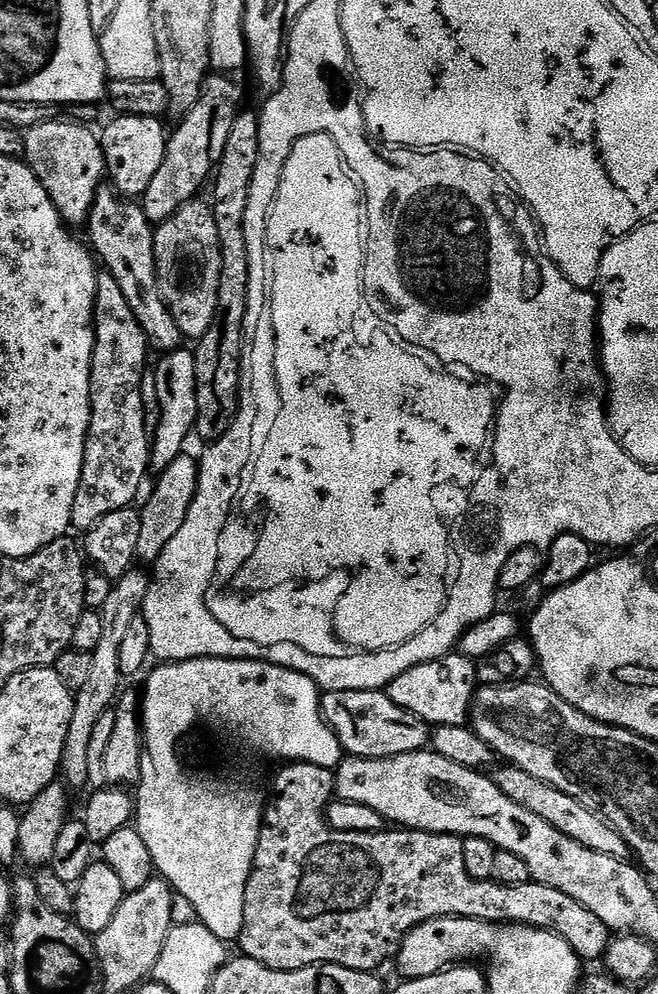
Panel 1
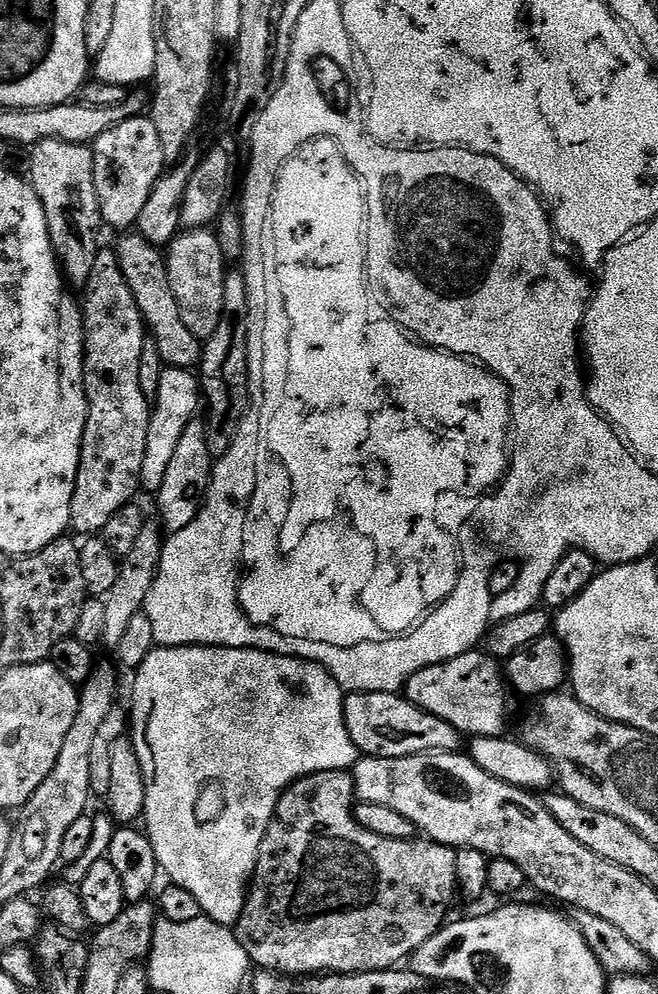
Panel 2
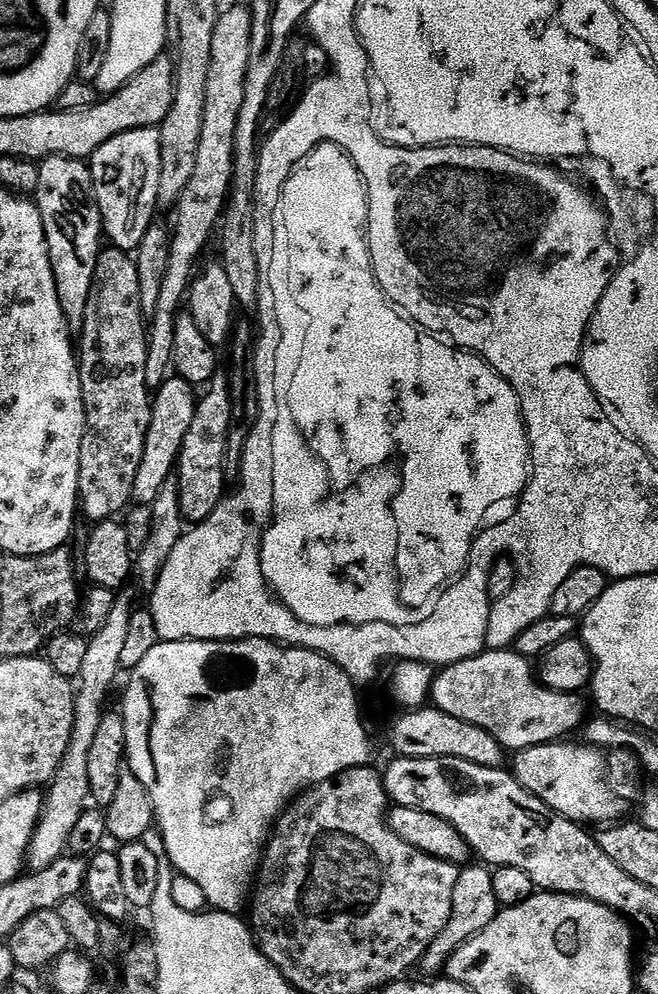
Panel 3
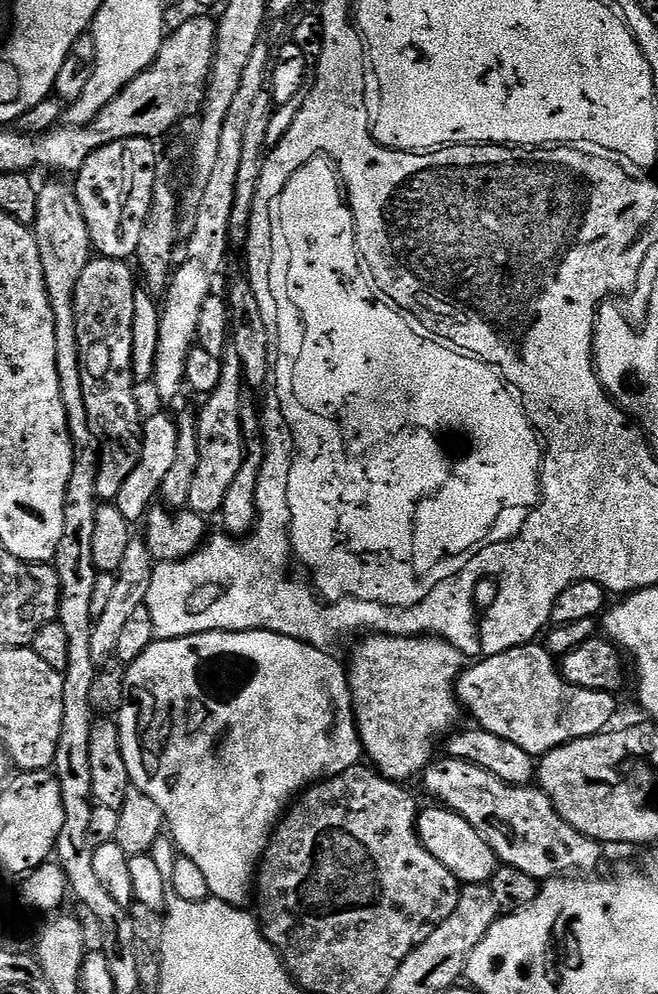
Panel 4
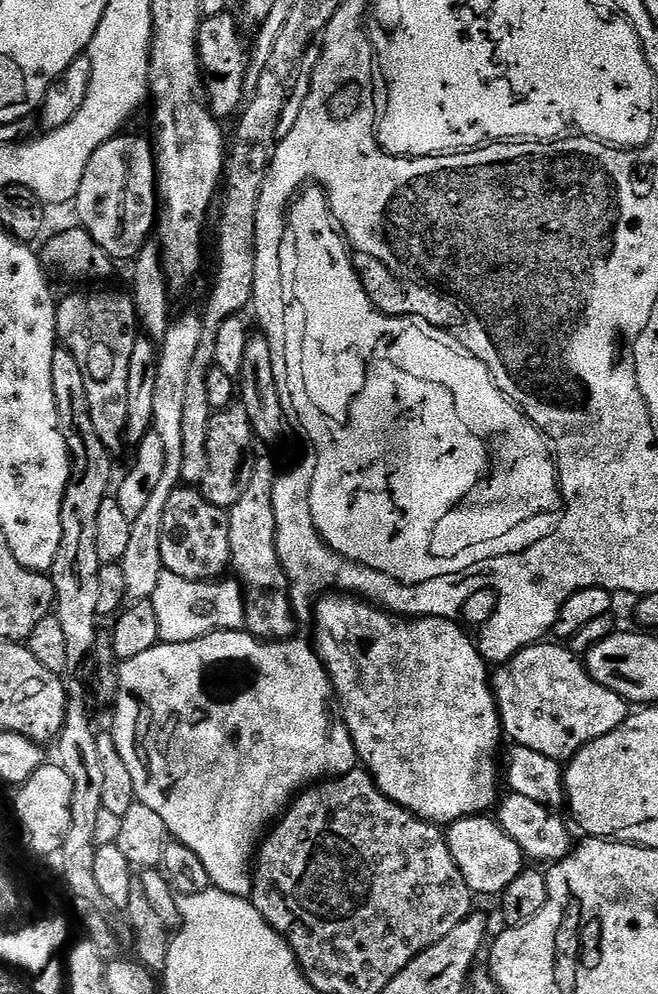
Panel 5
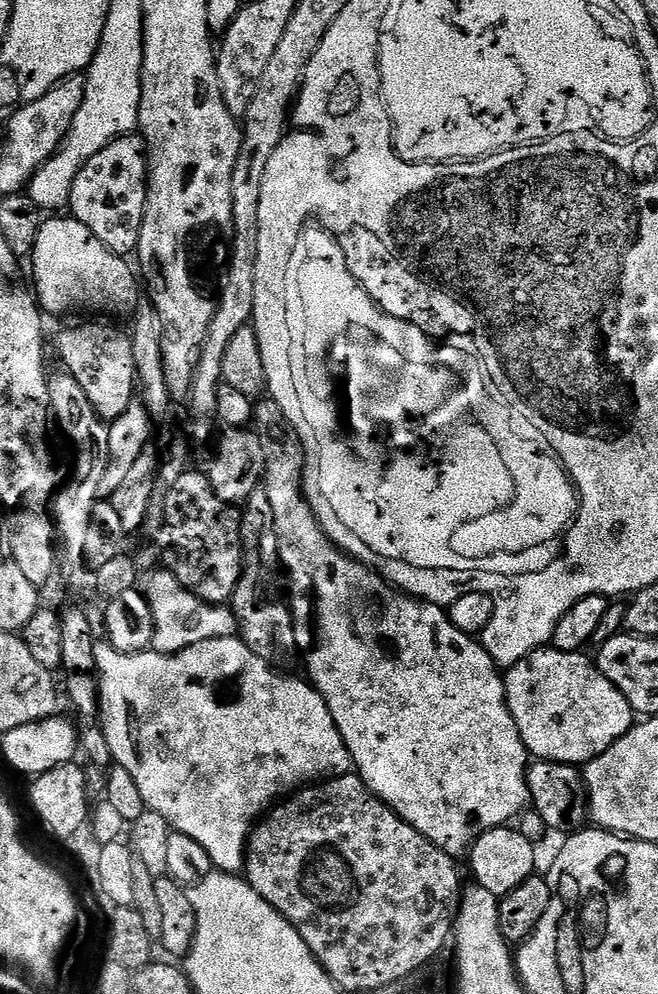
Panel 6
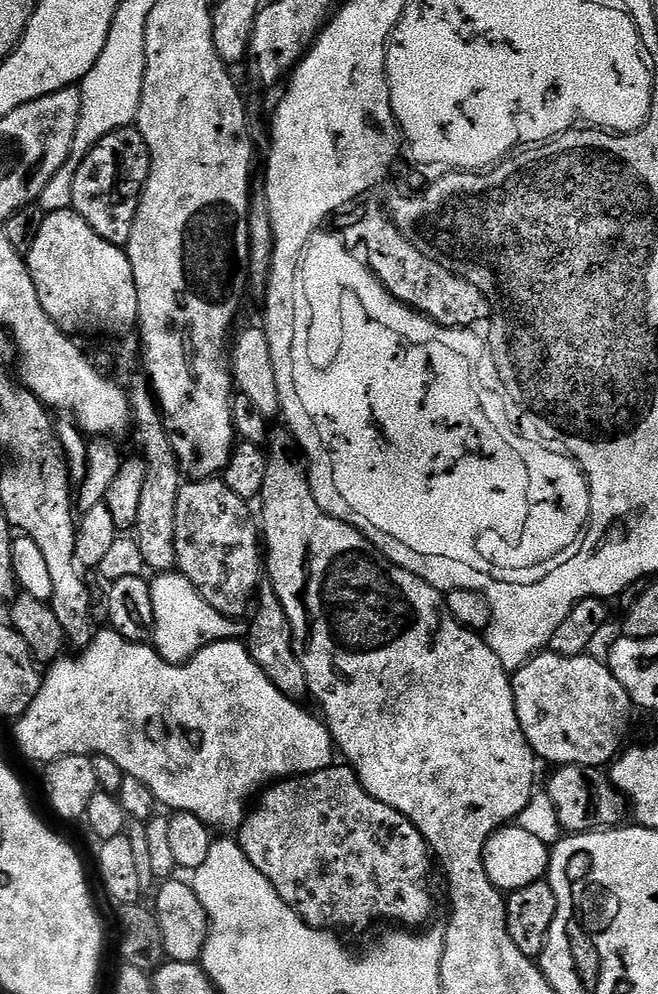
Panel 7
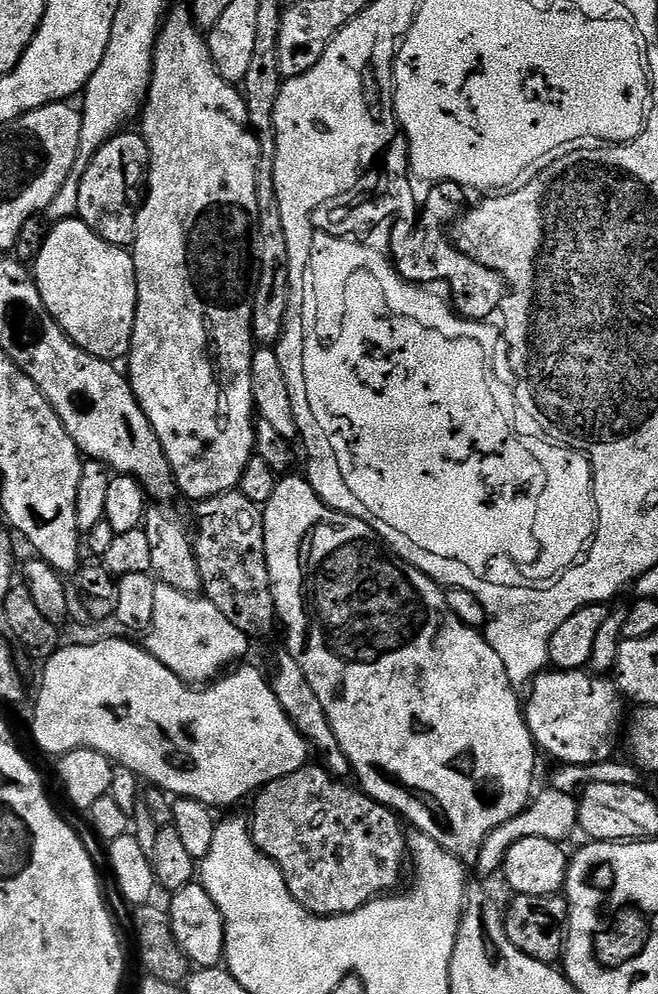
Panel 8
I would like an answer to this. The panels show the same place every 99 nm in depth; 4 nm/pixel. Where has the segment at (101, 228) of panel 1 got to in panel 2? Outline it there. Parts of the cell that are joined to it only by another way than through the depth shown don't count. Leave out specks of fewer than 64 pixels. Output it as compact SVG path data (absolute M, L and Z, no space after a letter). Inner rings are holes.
M124 234L120 245L115 245L114 251L122 274L126 278L126 286L130 286L130 294L134 294L134 302L138 302L138 310L144 319L145 329L150 333L150 338L158 346L158 354L161 355L161 362L169 368L190 368L195 369L200 362L200 355L204 353L204 346L201 340L190 329L186 322L182 322L182 310L178 310L178 298L174 298L174 290L170 290L170 278L168 277L168 262L165 253L157 245L146 242L139 234Z

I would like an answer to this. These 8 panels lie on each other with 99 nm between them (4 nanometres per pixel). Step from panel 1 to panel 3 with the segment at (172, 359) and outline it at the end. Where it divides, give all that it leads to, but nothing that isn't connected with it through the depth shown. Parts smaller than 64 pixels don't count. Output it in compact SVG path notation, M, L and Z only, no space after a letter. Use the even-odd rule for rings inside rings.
M168 378L152 396L152 413L150 414L150 430L146 430L146 446L142 450L142 466L138 466L138 475L134 478L132 500L137 505L151 505L158 498L158 490L167 480L173 479L176 461L180 458L180 447L186 438L186 430L190 430L190 421L194 419L194 410L198 399L193 385L179 378Z

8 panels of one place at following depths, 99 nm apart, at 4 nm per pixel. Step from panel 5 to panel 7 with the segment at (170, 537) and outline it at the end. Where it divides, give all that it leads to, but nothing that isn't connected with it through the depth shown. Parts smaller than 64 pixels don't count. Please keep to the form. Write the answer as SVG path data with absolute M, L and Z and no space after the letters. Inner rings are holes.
M223 479L187 481L180 487L175 507L175 552L177 569L220 614L242 620L253 609L264 570L260 530L250 510L251 505L234 494Z

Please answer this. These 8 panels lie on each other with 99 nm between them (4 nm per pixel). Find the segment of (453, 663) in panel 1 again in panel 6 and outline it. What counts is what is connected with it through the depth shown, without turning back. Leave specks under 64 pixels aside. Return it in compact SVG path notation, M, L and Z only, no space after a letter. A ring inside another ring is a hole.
M545 646L538 648L526 658L522 658L511 668L503 673L504 689L506 690L506 702L510 714L514 718L514 722L518 726L518 734L522 738L522 742L528 748L529 753L536 760L549 760L555 764L571 764L573 766L583 766L594 758L598 758L598 754L602 754L606 750L610 750L610 746L614 746L614 742L618 742L618 738L622 738L632 729L634 723L634 713L630 702L626 698L626 694L622 694L622 690L618 690L618 686L614 686L614 682L610 682L610 678L606 678L606 674L602 674L602 670L591 659L584 657L583 651L579 652L563 652L554 646Z

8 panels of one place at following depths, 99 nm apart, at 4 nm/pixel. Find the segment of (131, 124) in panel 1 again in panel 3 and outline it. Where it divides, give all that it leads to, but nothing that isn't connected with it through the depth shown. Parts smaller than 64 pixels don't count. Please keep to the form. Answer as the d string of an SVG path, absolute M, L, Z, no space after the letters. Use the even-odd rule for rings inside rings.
M143 128L118 134L90 157L92 198L100 211L107 243L129 254L146 238L146 230L157 219L158 170L162 166L160 129Z

